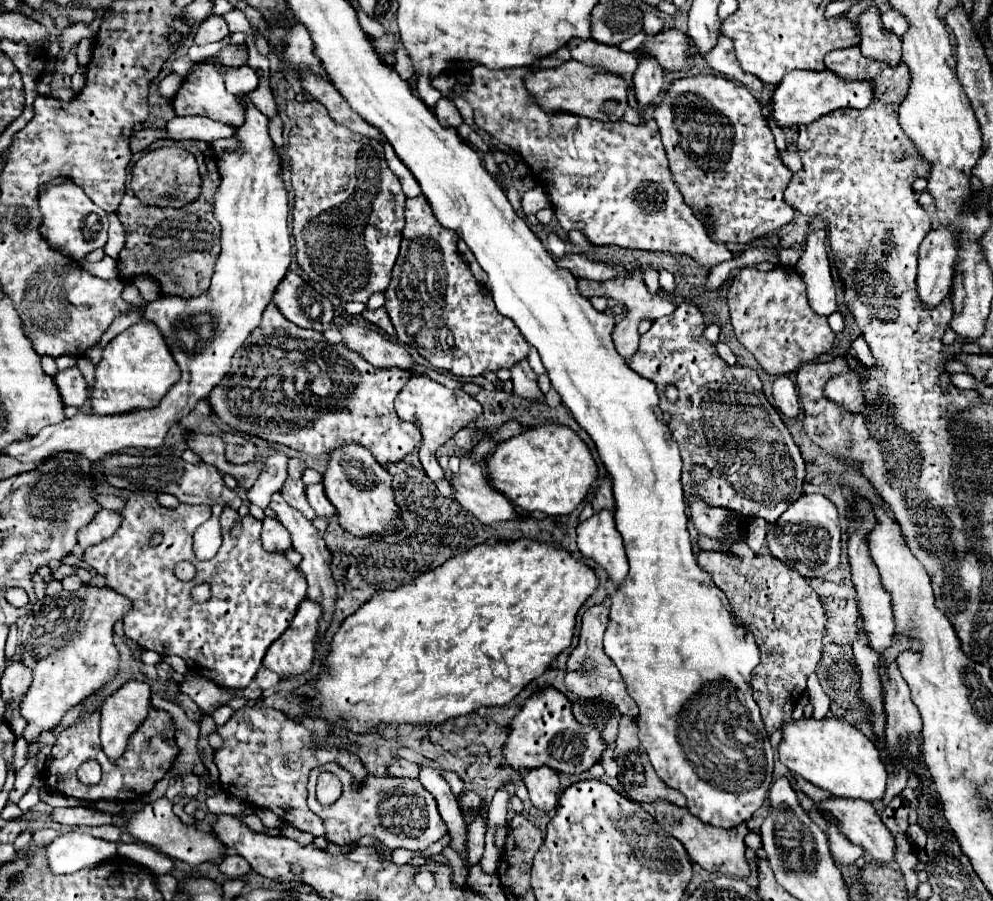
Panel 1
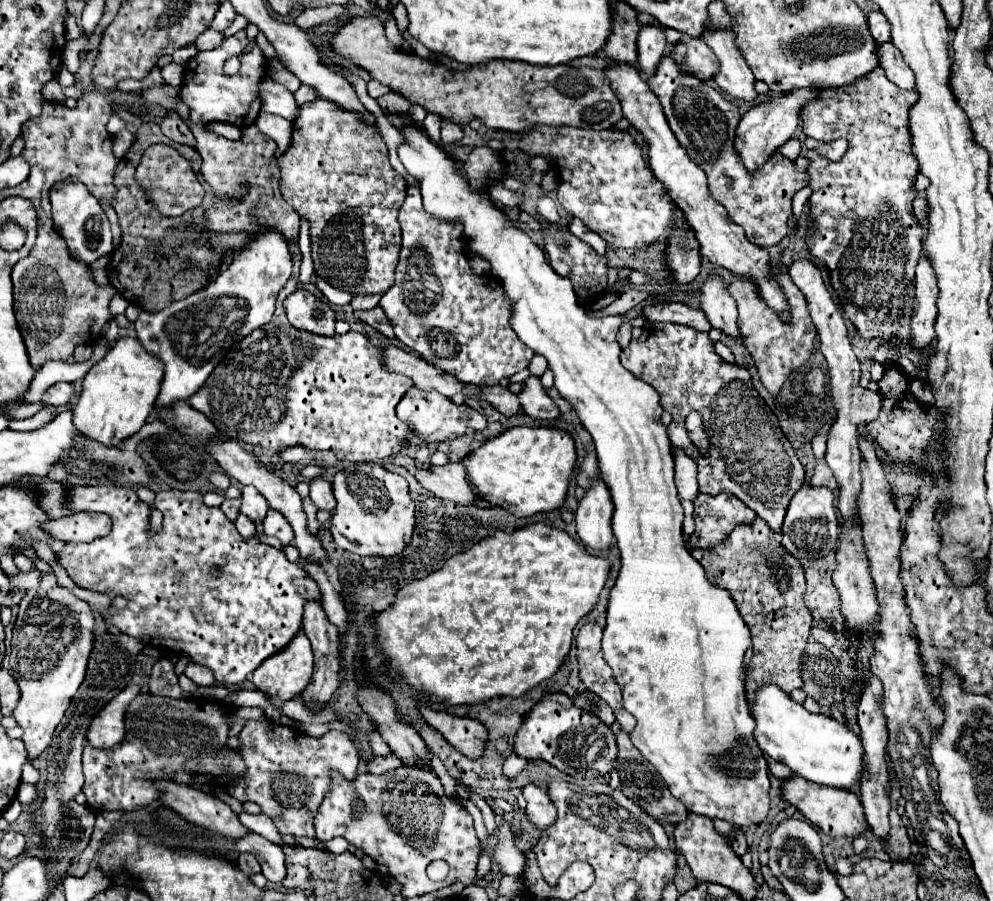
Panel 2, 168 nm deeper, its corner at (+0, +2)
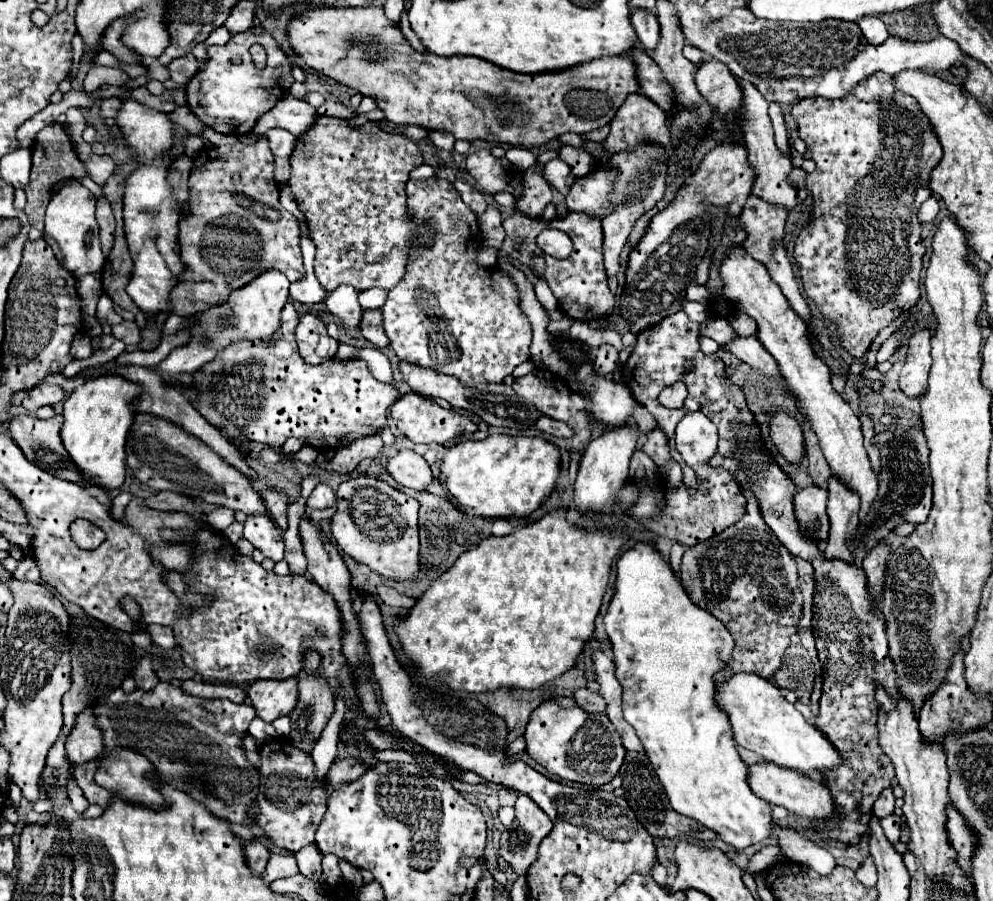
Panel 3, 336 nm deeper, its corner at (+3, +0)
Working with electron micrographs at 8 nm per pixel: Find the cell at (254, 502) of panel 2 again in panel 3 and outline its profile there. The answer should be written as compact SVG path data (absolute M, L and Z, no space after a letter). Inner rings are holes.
M247 515L243 523L243 535L247 541L253 543L253 547L261 549L265 557L273 561L281 561L285 555L283 535L267 515Z

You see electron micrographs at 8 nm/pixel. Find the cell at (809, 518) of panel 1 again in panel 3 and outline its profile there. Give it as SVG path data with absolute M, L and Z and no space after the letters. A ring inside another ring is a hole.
M805 487L793 497L795 521L799 531L809 541L815 541L819 549L825 549L829 537L829 517L827 517L827 491L821 487Z

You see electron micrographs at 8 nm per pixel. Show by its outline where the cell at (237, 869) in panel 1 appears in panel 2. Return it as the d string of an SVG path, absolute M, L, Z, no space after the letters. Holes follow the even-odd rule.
M240 853L236 861L238 861L238 867L240 867L240 871L242 871L244 875L260 873L260 863L258 863L256 855L252 855L252 853Z

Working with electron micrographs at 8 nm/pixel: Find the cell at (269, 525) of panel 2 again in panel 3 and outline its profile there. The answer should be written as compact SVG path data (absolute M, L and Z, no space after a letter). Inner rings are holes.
M267 487L267 489L261 489L261 499L265 501L265 507L271 515L271 521L281 529L285 531L287 529L287 515L285 515L285 507L289 503L287 495L283 491L277 491L273 487Z

